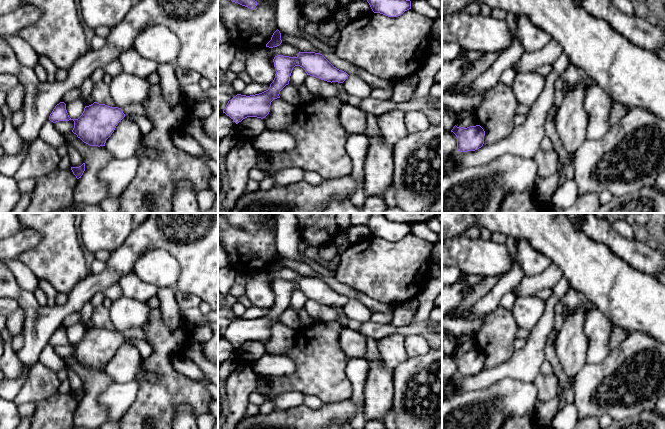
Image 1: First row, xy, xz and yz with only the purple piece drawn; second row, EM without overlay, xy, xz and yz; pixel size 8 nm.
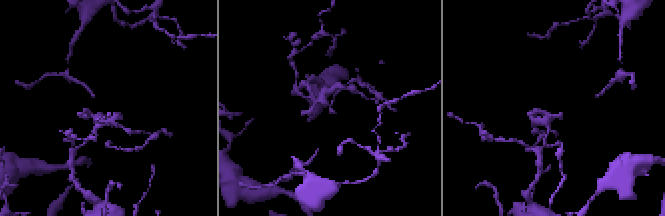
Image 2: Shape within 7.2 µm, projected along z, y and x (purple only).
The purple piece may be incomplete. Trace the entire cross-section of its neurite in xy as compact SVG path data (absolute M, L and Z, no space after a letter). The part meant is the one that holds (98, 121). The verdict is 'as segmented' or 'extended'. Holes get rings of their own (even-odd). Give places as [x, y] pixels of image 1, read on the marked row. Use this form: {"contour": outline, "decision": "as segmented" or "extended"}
{"contour": "M122 72L112 77L109 92L115 103L114 107L94 102L85 106L78 119L71 119L66 104L60 102L49 116L53 123L74 121L72 132L90 146L105 146L118 123L125 117L122 108L131 104L142 104L148 96L152 84L146 79Z", "decision": "extended"}

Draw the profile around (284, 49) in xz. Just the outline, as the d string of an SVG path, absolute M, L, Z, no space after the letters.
M283 42L277 47L273 48L267 47L267 50L268 50L268 55L272 60L277 55L297 57L297 55L300 52L295 46Z

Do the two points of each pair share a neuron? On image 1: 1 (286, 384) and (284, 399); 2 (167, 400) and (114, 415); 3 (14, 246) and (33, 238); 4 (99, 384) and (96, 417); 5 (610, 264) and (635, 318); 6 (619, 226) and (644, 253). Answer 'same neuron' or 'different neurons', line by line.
1: different neurons
2: different neurons
3: same neuron
4: same neuron
5: same neuron
6: different neurons

